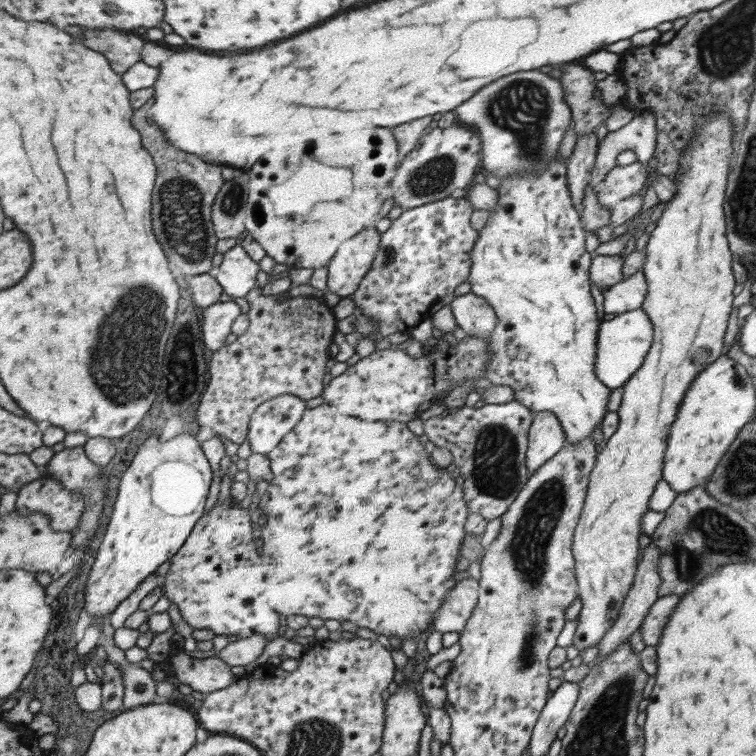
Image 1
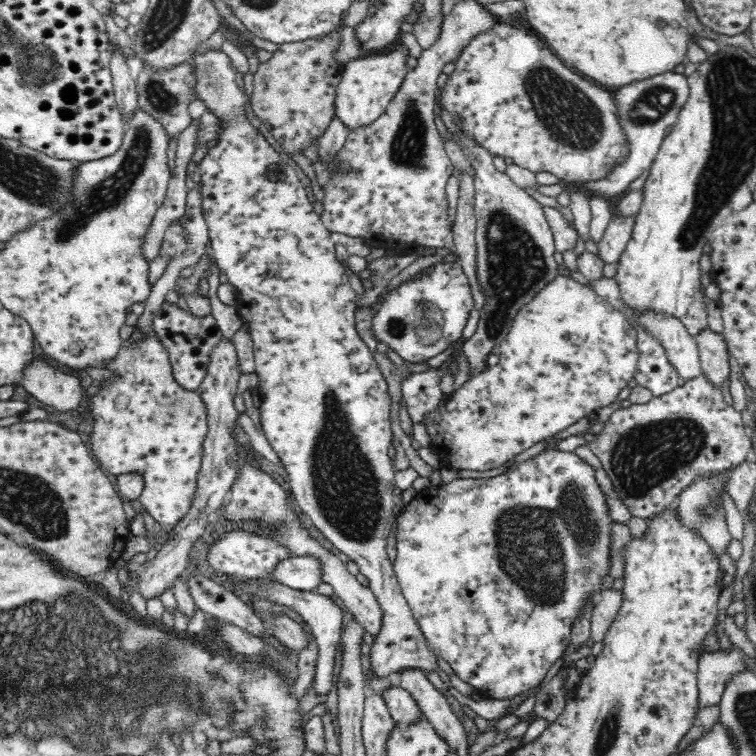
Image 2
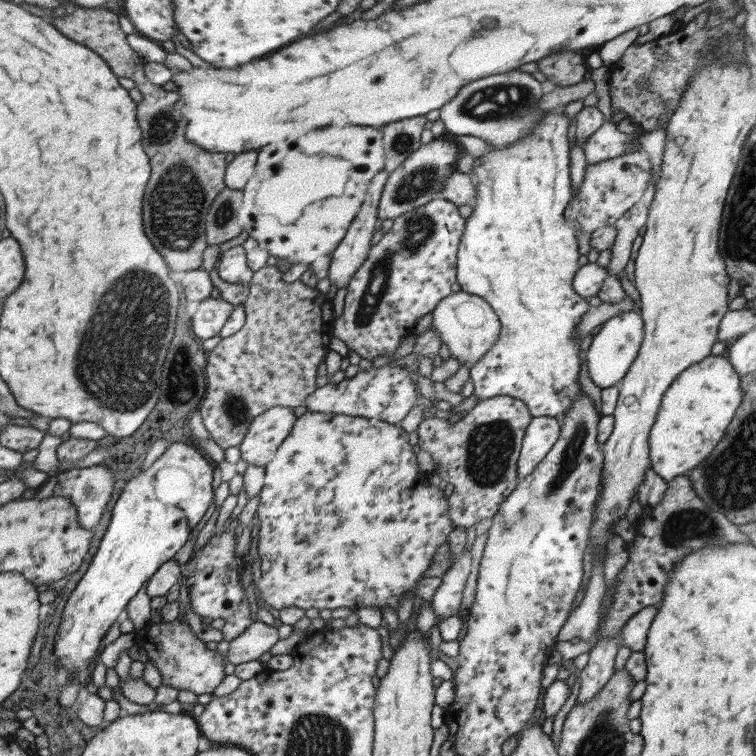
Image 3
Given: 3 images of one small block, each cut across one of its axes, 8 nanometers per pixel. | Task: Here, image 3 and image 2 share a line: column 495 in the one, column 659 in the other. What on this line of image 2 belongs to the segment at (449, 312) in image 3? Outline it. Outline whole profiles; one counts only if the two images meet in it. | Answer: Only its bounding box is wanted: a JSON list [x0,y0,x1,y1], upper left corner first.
[633,310,703,380]

